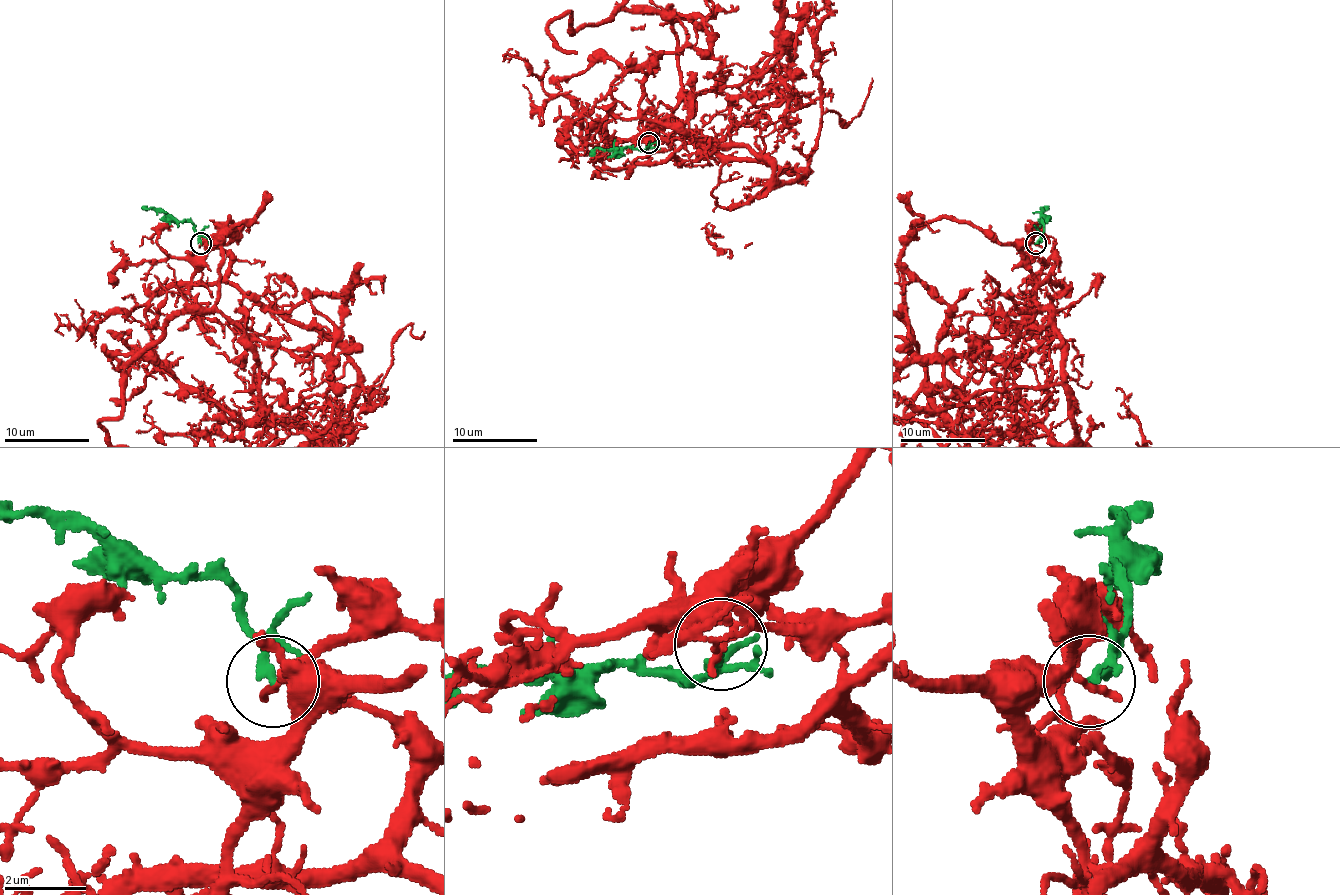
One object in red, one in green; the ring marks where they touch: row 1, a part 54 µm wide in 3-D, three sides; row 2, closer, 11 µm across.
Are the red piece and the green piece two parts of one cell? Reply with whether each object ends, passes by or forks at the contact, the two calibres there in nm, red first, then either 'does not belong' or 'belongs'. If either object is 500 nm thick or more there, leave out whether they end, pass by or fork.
red forks; green ends; calibres 140 and 200 nm; does not belong

